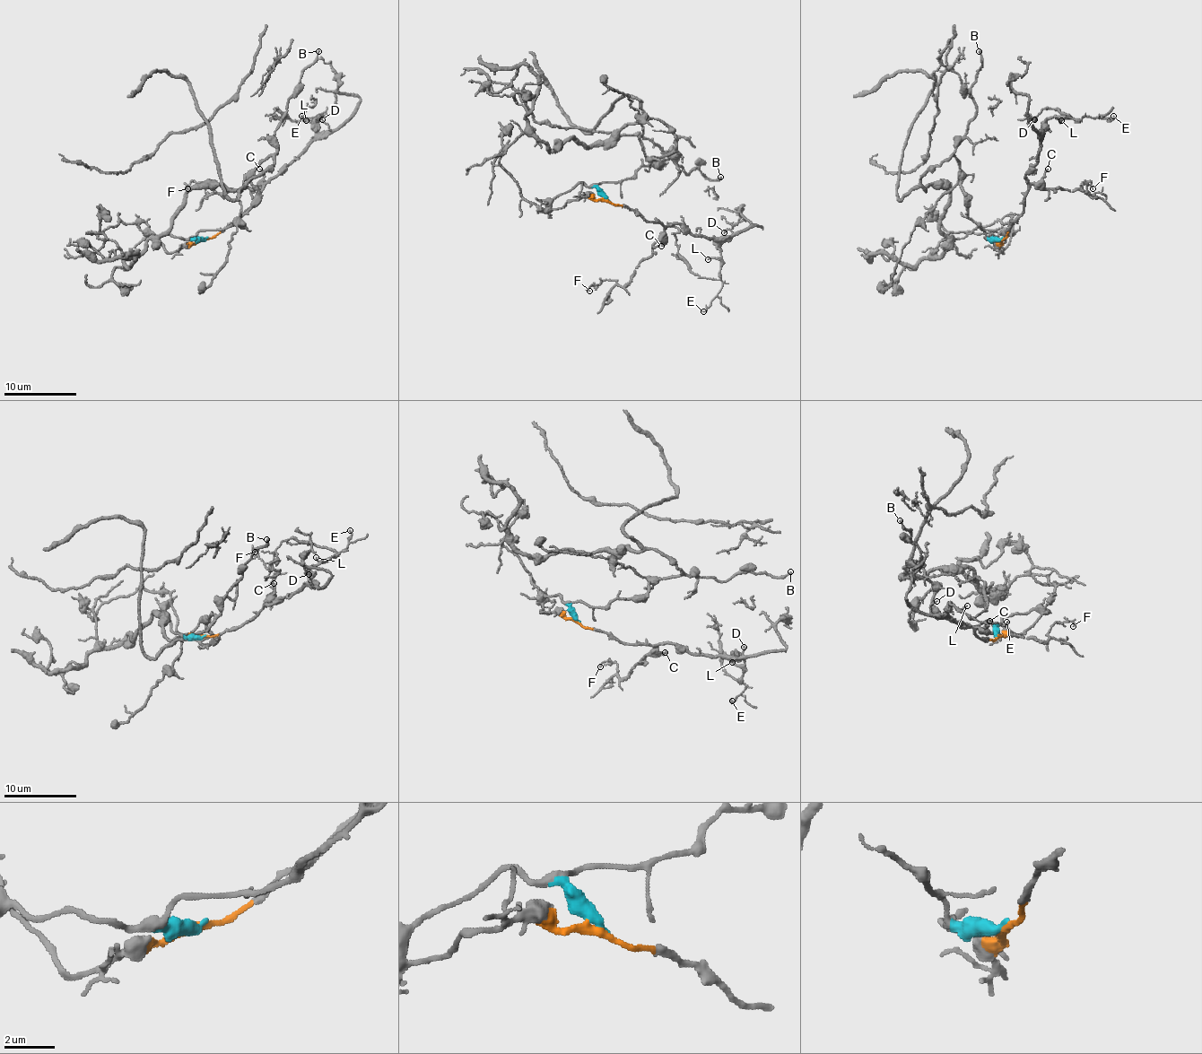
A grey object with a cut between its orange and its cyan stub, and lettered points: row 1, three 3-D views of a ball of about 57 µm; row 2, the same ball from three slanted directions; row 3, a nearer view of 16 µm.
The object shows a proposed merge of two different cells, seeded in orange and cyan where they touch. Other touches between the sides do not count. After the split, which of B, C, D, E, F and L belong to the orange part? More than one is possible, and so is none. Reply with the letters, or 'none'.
C, D, E, F, L

